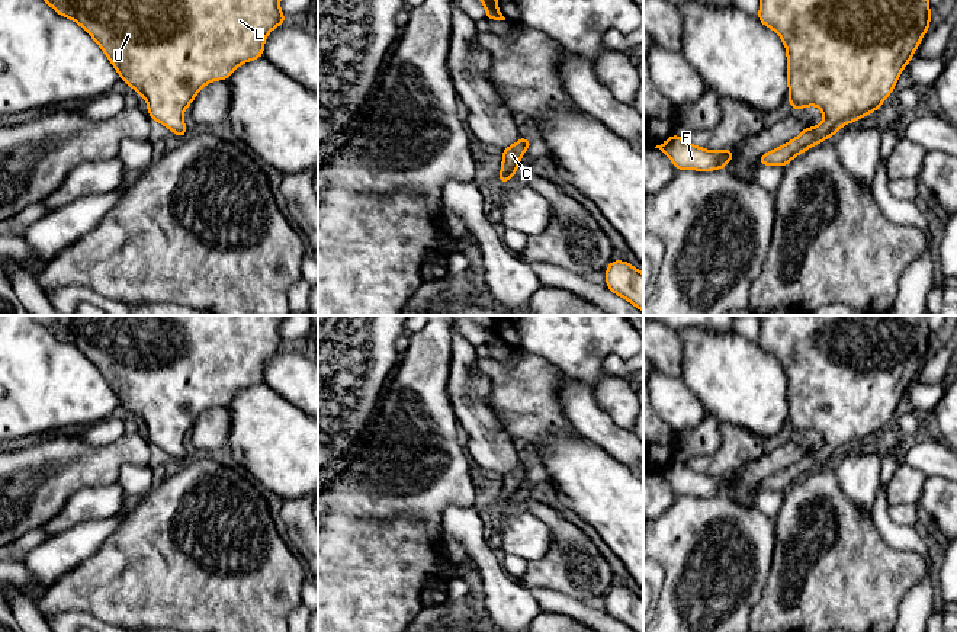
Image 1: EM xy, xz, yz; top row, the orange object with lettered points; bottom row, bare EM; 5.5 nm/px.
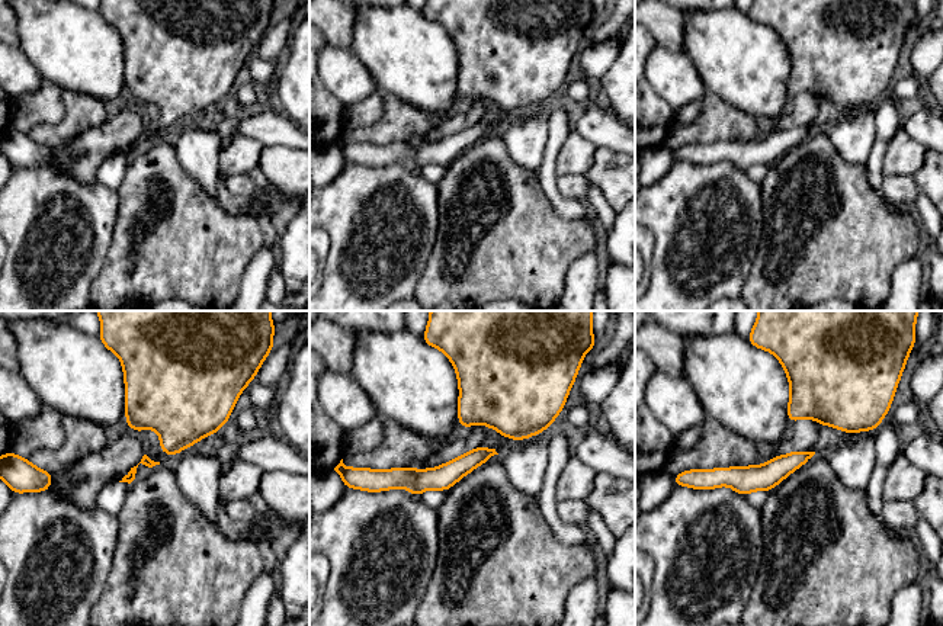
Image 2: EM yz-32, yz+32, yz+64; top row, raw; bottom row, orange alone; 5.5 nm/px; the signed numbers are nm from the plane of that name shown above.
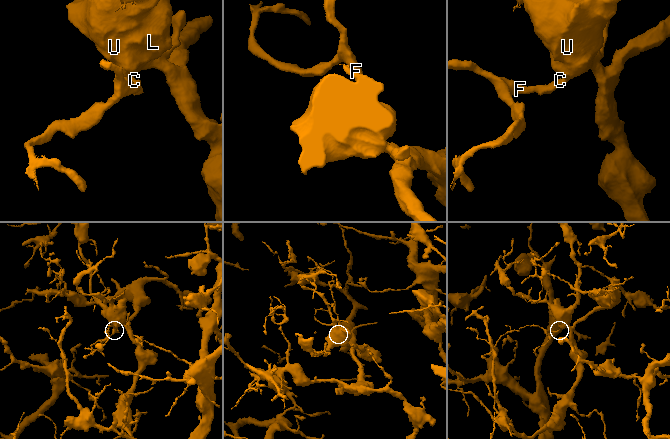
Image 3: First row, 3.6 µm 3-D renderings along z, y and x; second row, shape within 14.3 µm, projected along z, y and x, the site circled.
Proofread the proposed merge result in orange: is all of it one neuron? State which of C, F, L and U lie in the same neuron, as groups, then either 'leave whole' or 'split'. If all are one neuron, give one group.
groups C F L U; leave whole

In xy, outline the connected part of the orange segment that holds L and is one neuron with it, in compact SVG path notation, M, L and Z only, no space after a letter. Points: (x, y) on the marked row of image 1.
M44 0L58 15L76 20L106 54L121 80L139 93L148 105L148 118L173 131L179 139L187 128L183 112L208 83L229 80L234 70L263 57L269 32L289 20L279 9L280 0Z

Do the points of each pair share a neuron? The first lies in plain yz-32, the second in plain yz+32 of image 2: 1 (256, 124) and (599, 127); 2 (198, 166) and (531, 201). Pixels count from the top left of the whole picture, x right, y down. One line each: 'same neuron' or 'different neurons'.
1: same neuron
2: different neurons

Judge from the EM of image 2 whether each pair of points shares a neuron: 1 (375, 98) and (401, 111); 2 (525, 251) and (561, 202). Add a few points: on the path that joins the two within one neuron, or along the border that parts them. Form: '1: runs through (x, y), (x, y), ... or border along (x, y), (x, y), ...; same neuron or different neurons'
1: border along (382, 93), (382, 115), (375, 122), (359, 127); different neurons
2: border along (539, 180), (542, 192), (558, 214), (587, 221); different neurons

